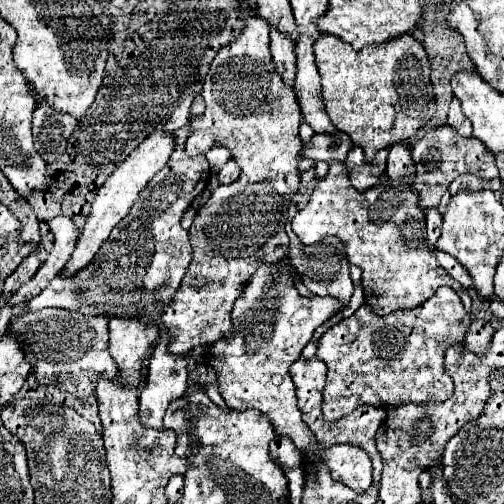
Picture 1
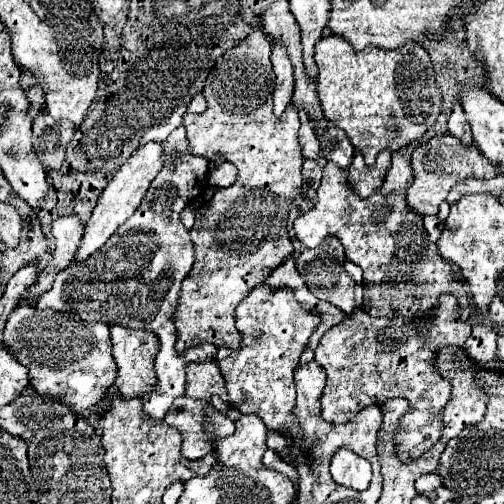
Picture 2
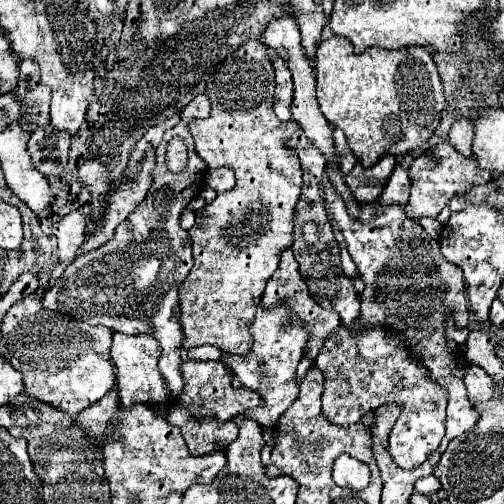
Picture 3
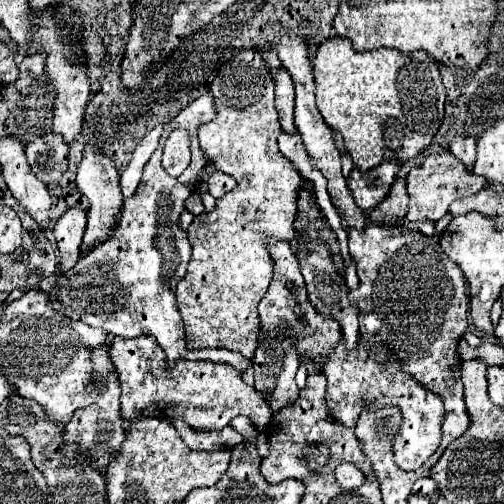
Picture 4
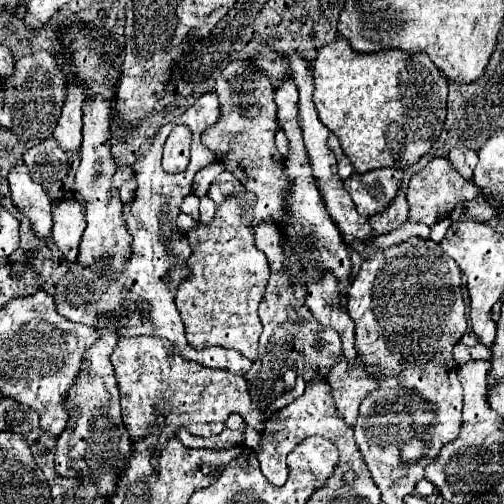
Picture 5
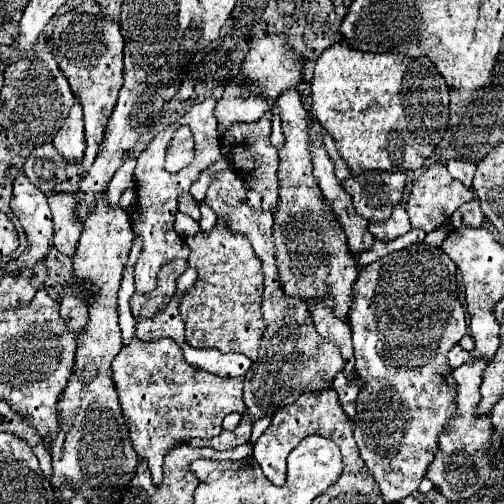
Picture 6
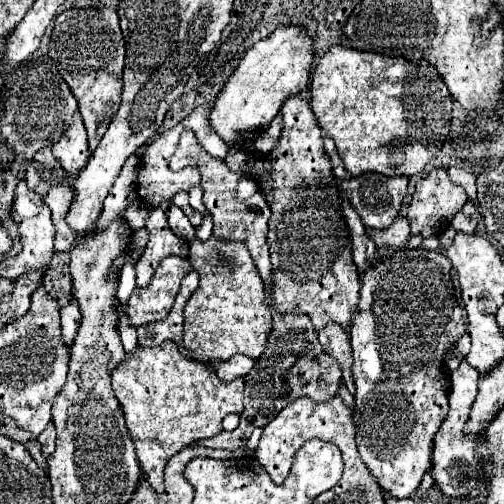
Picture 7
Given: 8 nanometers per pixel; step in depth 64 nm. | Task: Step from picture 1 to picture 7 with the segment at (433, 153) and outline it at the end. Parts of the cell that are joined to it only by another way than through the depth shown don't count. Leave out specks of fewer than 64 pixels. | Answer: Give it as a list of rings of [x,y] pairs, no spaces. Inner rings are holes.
[[[432,168],[424,178],[420,178],[420,182],[416,182],[416,190],[408,206],[408,220],[410,220],[412,234],[422,234],[424,238],[432,234],[442,234],[450,226],[452,216],[466,202],[468,202],[468,196],[464,194],[464,188],[450,182],[446,168]]]

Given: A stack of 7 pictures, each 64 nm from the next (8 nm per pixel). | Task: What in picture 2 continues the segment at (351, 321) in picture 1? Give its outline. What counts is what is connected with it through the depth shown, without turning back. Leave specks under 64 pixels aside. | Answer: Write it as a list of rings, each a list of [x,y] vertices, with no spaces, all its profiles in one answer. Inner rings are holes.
[[[452,294],[438,296],[436,308],[420,322],[402,316],[372,318],[364,308],[356,308],[352,316],[332,326],[316,348],[314,360],[328,374],[322,392],[324,420],[342,424],[364,406],[382,406],[390,398],[406,398],[412,410],[401,418],[394,444],[402,462],[408,464],[420,457],[440,438],[440,412],[452,392],[452,384],[436,368],[436,354],[444,346],[462,346],[470,330],[472,326],[460,318],[460,304]]]

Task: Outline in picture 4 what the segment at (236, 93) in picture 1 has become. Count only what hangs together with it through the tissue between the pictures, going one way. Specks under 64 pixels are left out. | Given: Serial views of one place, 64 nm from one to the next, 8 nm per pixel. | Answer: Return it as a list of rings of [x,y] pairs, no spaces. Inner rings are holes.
[[[246,48],[232,56],[232,60],[220,68],[218,76],[210,84],[210,92],[216,102],[216,116],[198,128],[200,150],[208,156],[208,164],[214,166],[214,170],[236,176],[238,184],[232,192],[216,200],[216,208],[212,212],[202,212],[196,216],[186,230],[192,244],[192,260],[188,264],[186,278],[176,288],[176,300],[186,328],[186,348],[226,348],[252,360],[260,330],[258,302],[268,290],[274,272],[268,240],[276,238],[290,242],[296,236],[292,224],[298,212],[296,198],[304,180],[294,164],[278,150],[278,136],[284,130],[274,110],[274,78],[256,48]]]

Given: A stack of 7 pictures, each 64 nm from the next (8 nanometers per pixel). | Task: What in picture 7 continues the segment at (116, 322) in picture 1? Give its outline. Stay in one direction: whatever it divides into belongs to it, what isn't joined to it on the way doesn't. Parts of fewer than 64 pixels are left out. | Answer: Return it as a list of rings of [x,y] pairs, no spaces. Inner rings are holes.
[[[166,340],[158,346],[152,346],[152,348],[144,348],[138,344],[134,352],[128,352],[126,358],[112,372],[112,388],[114,388],[116,398],[120,400],[128,432],[136,446],[140,468],[156,492],[164,490],[164,466],[170,456],[174,456],[176,452],[180,452],[182,448],[190,446],[192,442],[196,442],[200,438],[212,438],[212,436],[220,434],[222,418],[232,412],[240,414],[244,410],[244,406],[242,406],[244,380],[242,378],[236,378],[232,382],[220,380],[212,372],[212,368],[184,358],[178,352],[176,342],[170,342],[170,340]]]

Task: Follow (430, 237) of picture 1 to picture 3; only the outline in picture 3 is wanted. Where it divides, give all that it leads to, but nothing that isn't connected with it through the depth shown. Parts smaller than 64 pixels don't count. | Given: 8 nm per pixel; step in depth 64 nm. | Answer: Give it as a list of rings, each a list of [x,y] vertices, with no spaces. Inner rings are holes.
[[[424,217],[418,220],[422,224],[422,228],[427,232],[432,238],[438,238],[440,232],[442,232],[442,224],[436,220],[436,218]]]

